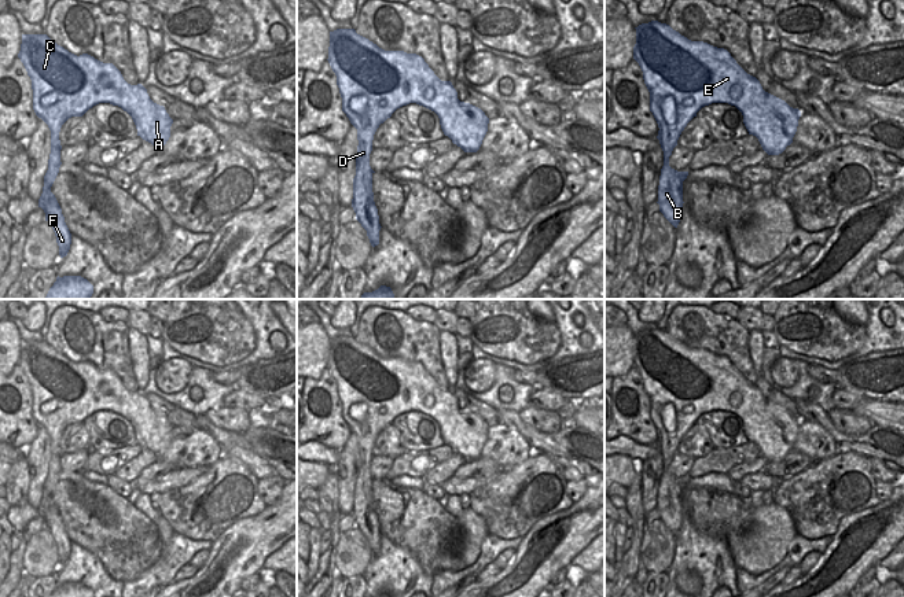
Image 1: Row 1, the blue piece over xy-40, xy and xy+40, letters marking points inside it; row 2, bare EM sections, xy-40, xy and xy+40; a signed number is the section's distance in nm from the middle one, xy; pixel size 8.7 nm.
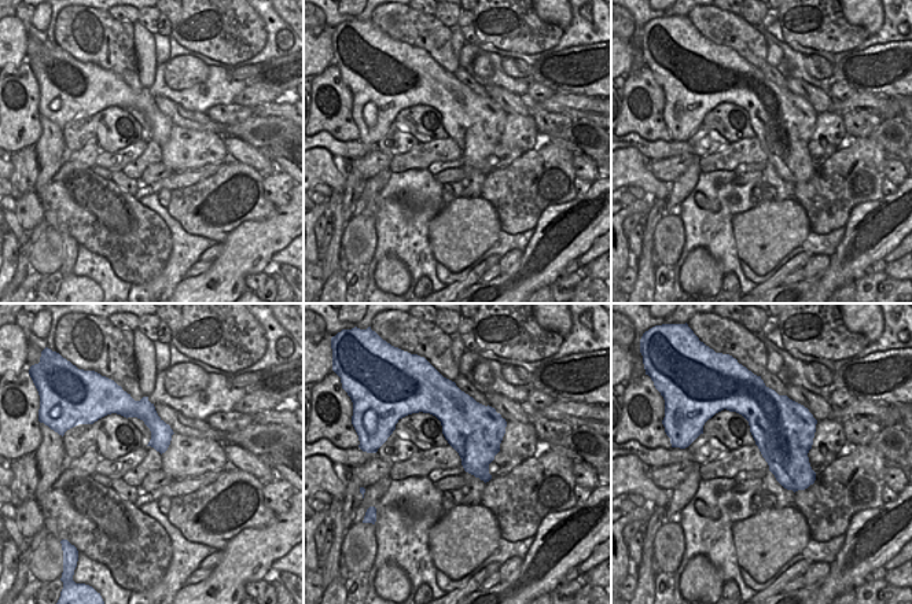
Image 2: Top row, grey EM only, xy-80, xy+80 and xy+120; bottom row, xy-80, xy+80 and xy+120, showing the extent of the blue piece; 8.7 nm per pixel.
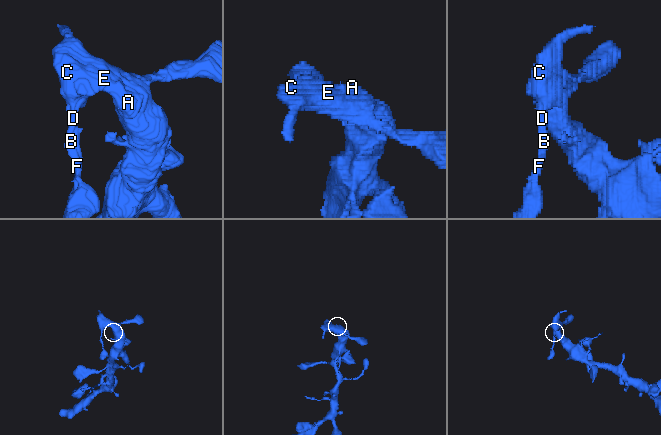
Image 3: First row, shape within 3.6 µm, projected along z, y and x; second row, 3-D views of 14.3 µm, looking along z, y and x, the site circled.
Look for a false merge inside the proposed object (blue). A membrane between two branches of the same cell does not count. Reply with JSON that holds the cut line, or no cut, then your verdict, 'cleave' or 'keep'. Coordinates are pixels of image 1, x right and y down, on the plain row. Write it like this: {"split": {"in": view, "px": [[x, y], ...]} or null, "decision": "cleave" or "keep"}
{"split": null, "decision": "keep"}

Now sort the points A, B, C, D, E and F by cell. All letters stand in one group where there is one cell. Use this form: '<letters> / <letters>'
A B C D E F

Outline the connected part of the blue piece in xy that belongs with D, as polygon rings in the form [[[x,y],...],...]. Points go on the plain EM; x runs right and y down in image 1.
[[[354,336],[330,339],[328,371],[337,383],[342,419],[357,436],[352,515],[372,554],[379,552],[379,523],[374,509],[370,461],[376,436],[392,421],[416,410],[440,425],[445,443],[464,460],[477,460],[488,439],[485,420],[457,406],[451,388],[441,388],[425,366],[404,358],[385,358]]]

